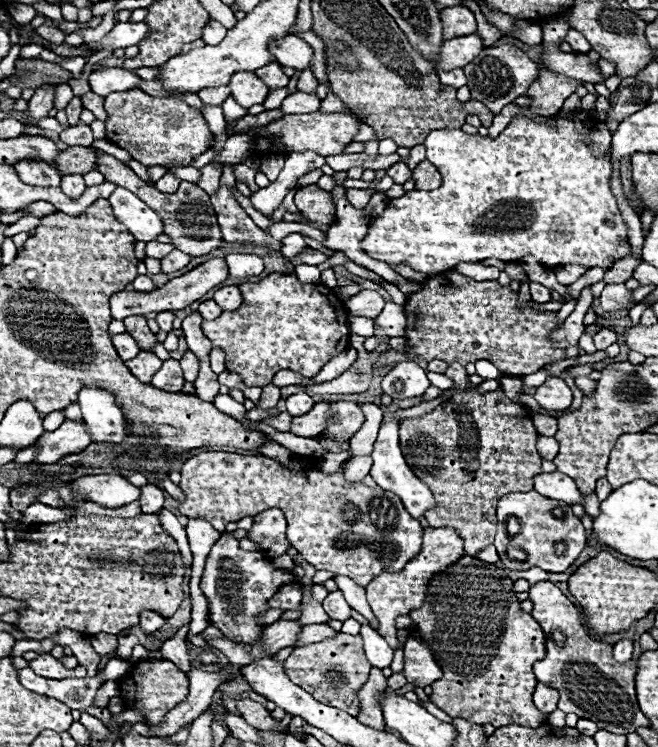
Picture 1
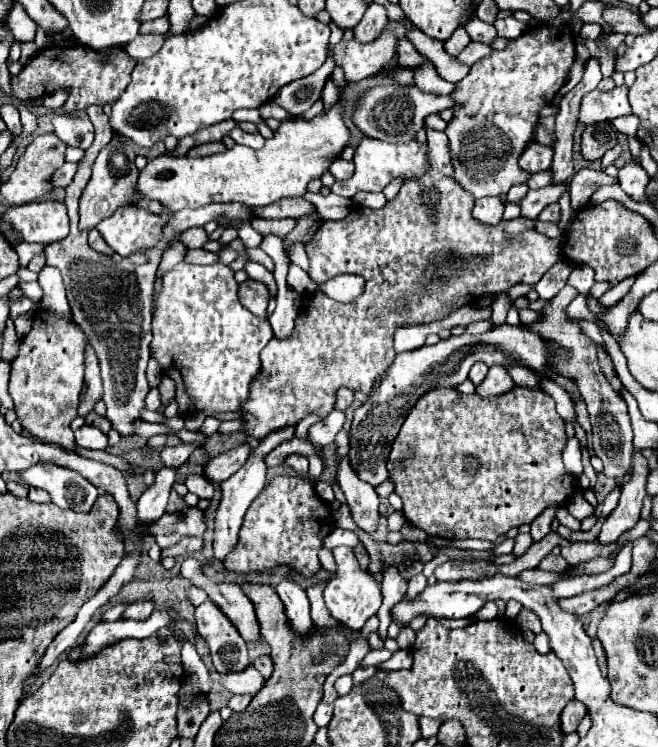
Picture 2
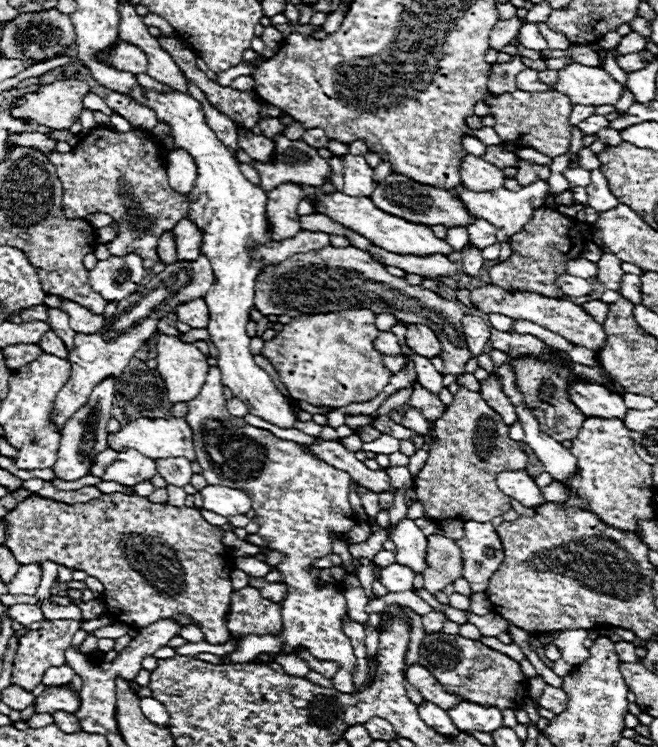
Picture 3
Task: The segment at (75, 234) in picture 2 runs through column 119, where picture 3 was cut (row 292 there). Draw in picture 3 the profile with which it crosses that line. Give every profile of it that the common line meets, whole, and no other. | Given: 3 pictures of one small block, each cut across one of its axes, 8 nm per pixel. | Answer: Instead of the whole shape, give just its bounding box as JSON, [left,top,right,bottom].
[254,246,470,376]

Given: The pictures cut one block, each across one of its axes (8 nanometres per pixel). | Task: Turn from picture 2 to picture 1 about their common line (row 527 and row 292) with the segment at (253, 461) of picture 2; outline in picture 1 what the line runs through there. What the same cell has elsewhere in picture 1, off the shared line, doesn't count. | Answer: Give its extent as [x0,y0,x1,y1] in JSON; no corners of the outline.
[214,286,242,310]

